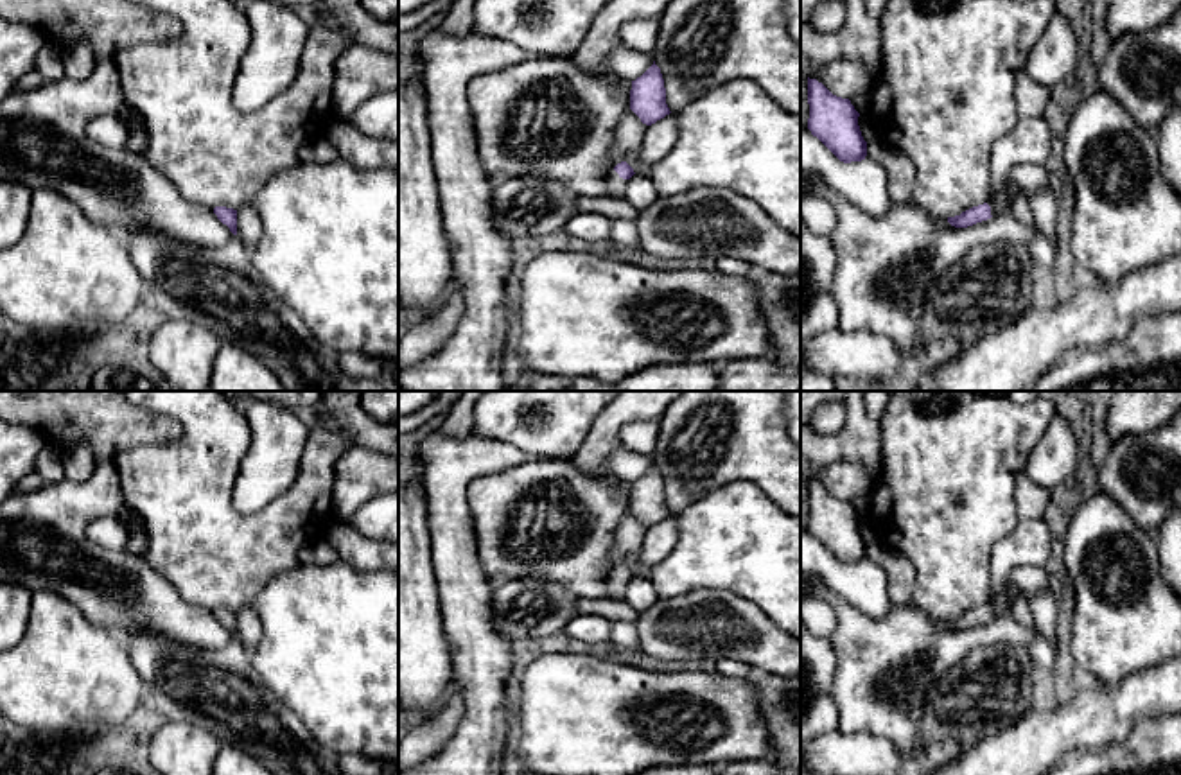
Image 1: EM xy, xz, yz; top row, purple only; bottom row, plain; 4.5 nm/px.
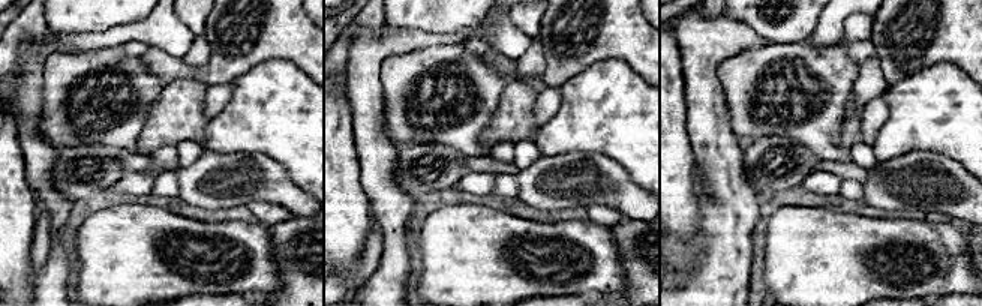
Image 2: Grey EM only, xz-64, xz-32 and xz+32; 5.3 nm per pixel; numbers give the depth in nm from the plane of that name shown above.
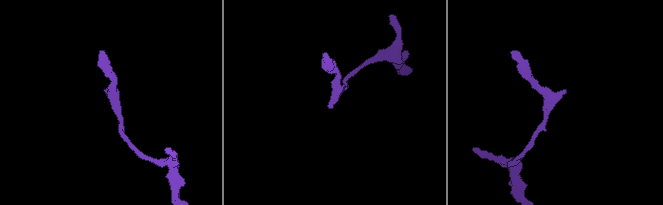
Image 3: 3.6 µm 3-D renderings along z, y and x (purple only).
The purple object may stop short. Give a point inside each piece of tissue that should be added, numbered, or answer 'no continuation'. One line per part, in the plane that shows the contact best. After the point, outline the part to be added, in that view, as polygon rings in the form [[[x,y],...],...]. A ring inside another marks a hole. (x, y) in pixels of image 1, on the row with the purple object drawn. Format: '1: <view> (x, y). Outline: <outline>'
1: xz (616, 185). Outline: [[[614,169],[607,178],[607,188],[610,197],[625,197],[628,179],[623,179]]]

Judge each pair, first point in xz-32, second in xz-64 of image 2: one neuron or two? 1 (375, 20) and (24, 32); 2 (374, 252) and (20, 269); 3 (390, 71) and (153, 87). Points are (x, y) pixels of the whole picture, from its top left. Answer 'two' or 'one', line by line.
1: one
2: two
3: one

